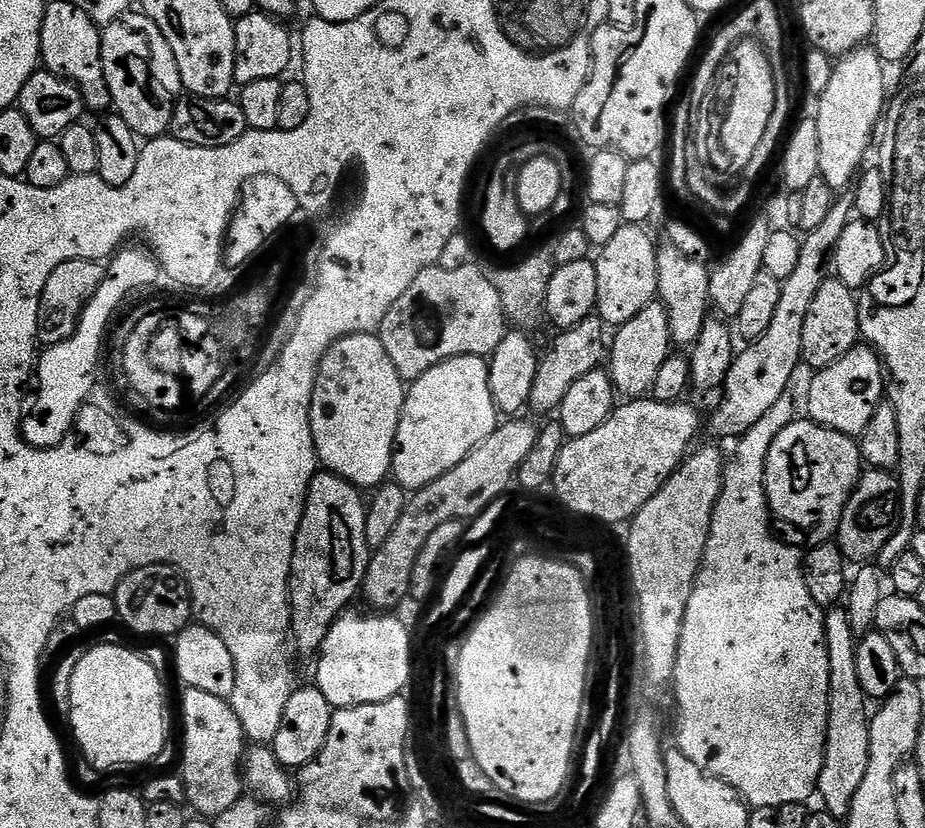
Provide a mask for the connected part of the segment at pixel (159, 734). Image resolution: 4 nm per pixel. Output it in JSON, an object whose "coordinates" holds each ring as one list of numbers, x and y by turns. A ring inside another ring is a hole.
{"coordinates":[[100,644,76,661,70,682,66,715,72,719,72,732,80,752,96,768,124,768,127,764,148,764,164,748,168,728,164,725,164,684,156,668,128,648]]}

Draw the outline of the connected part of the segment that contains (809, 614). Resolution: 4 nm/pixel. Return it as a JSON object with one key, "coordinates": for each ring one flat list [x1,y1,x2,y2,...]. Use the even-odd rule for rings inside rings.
{"coordinates":[[786,394,750,426,744,435,735,441,732,453,727,453,724,462,724,477,718,502,714,506,710,534,706,542,704,557,700,563,700,573,696,575,696,585,690,594,690,602,686,606,686,618,682,622,682,634,678,642,676,655,676,704,680,707,680,741,678,747,686,758,694,762,708,775,724,780,734,788,752,808,781,808,787,804,802,804,817,795,816,783,820,781,824,765,824,743,826,742,826,726,828,725,828,695,830,694,830,654,824,645,825,609,810,598,810,590,806,590,806,578,802,563,801,549,791,548,788,544,776,540,772,533,773,521,766,498,764,475,766,474,766,458,770,454,770,446,786,426,795,419,796,404,791,395]]}

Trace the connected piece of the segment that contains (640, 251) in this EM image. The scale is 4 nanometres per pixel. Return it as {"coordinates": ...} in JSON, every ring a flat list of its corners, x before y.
{"coordinates":[[625,224,614,234,614,239,599,249,594,263,598,270,598,298,595,315,605,325,619,326,630,322,638,310,653,303,658,296,658,251,657,241,648,237,647,227,638,224]]}

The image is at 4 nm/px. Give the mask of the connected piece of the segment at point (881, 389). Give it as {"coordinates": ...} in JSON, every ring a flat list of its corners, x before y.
{"coordinates":[[871,346,851,348,838,362,819,369,808,384,807,419,835,432,856,438,886,396,886,369]]}

